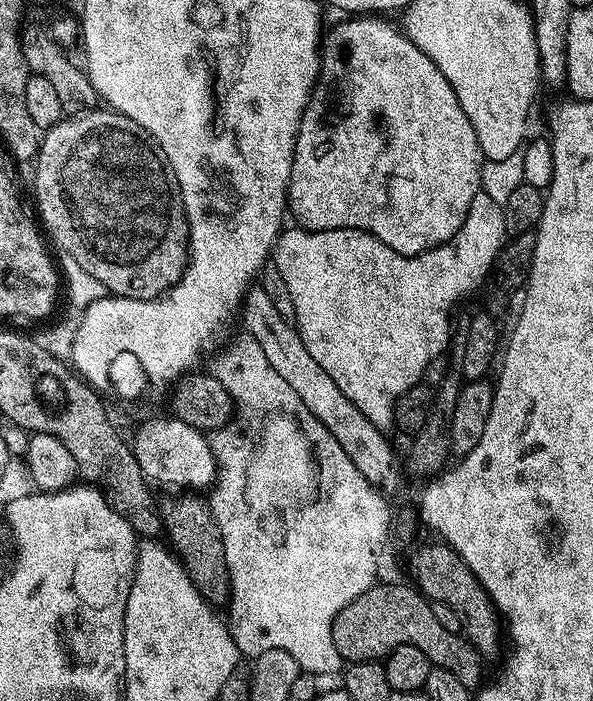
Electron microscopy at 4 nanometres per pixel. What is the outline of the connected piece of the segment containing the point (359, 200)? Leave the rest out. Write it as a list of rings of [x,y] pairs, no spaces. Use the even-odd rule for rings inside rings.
[[[360,14],[355,18],[344,18],[341,24],[327,29],[322,40],[322,55],[320,57],[320,74],[316,78],[316,87],[308,100],[306,110],[302,114],[302,122],[296,139],[296,149],[292,159],[290,180],[288,182],[287,211],[297,225],[307,228],[309,232],[322,230],[338,230],[339,228],[353,228],[370,233],[381,240],[390,250],[403,256],[417,256],[428,252],[440,244],[444,244],[462,226],[470,206],[474,202],[476,193],[481,191],[480,172],[484,166],[484,156],[480,153],[478,138],[474,134],[474,126],[470,126],[470,118],[462,106],[458,106],[458,94],[446,82],[442,70],[410,42],[410,38],[399,27],[391,24],[391,19],[381,18],[376,14]]]

